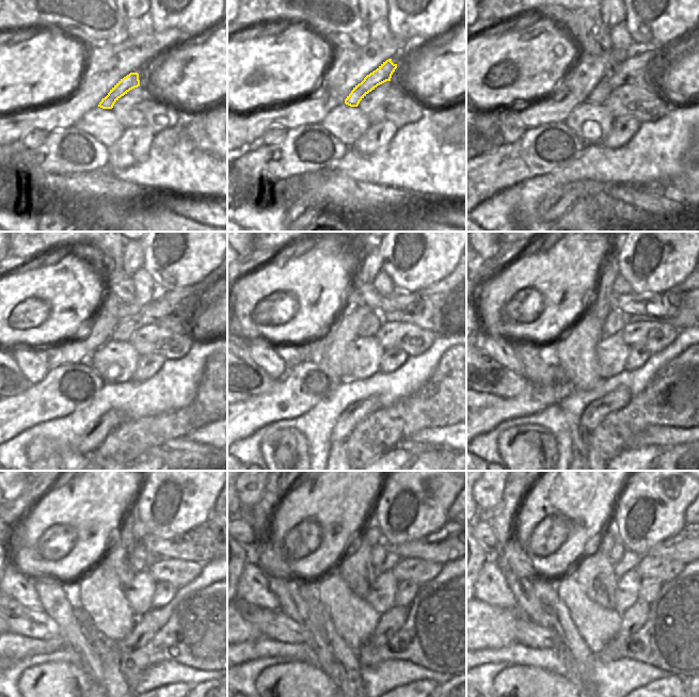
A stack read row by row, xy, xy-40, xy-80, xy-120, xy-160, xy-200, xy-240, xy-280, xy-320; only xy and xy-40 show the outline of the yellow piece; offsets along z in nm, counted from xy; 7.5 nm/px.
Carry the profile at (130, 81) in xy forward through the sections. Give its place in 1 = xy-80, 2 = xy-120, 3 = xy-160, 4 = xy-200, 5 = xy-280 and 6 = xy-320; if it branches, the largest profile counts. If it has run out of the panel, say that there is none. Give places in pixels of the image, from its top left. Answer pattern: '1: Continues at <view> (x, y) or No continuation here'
1: Continues at xy-80 (626, 74)
2: Continues at xy-120 (152, 313)
3: Continues at xy-160 (370, 325)
4: Continues at xy-200 (616, 320)
5: Continues at xy-280 (378, 555)
6: Continues at xy-320 (618, 550)

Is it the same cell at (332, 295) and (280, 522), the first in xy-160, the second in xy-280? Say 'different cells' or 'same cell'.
same cell

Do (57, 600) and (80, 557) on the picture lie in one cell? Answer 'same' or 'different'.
different

